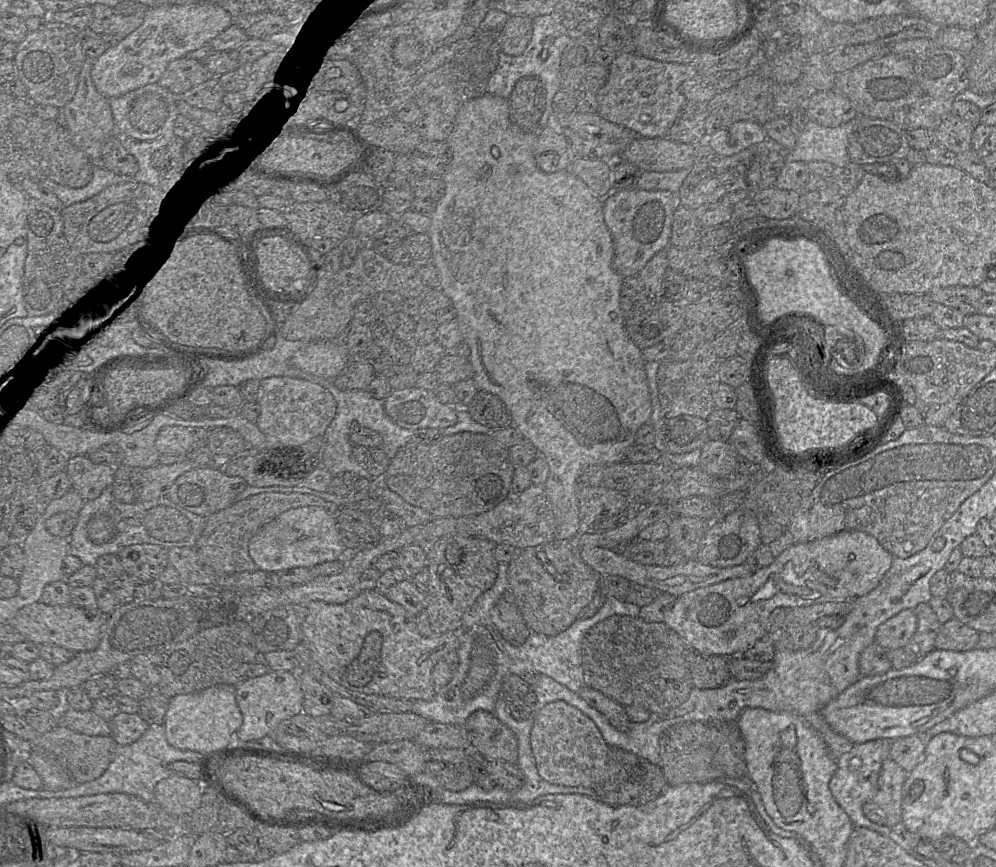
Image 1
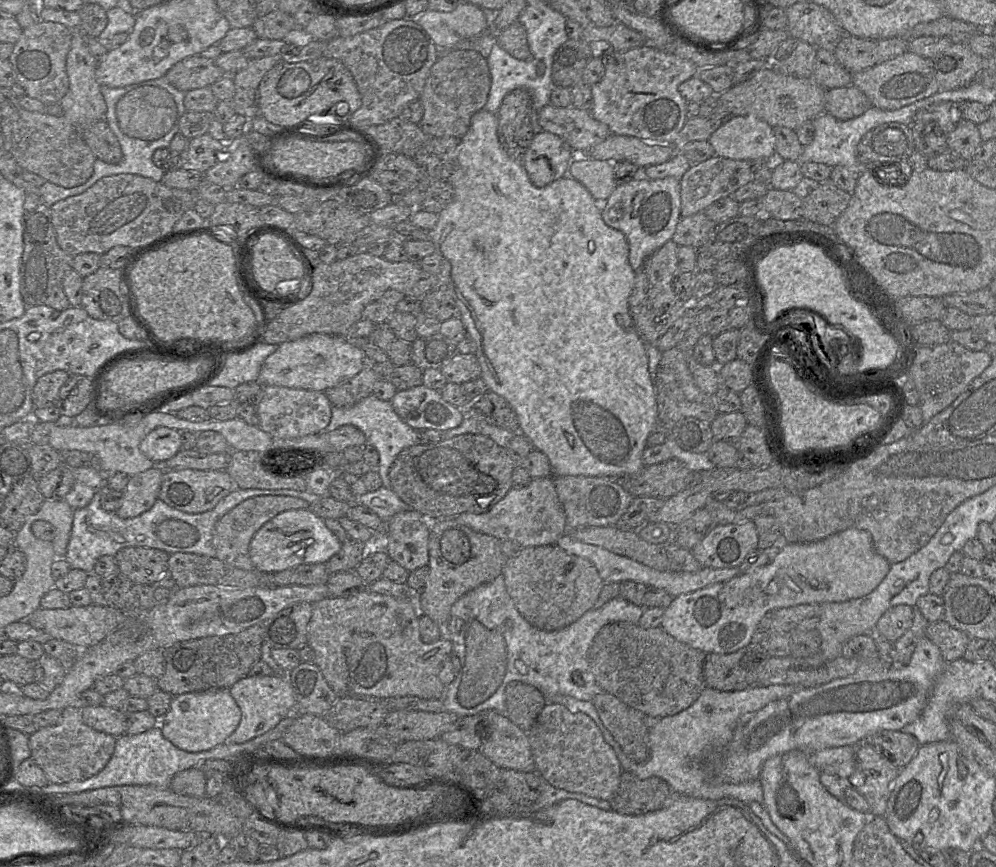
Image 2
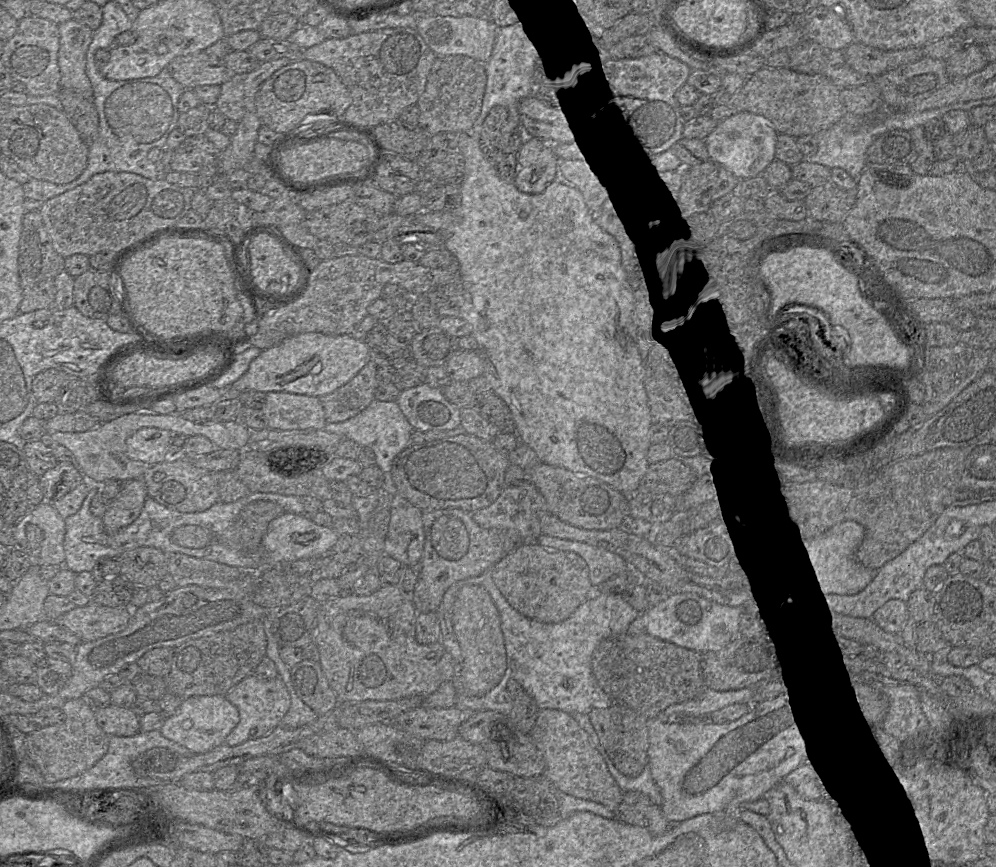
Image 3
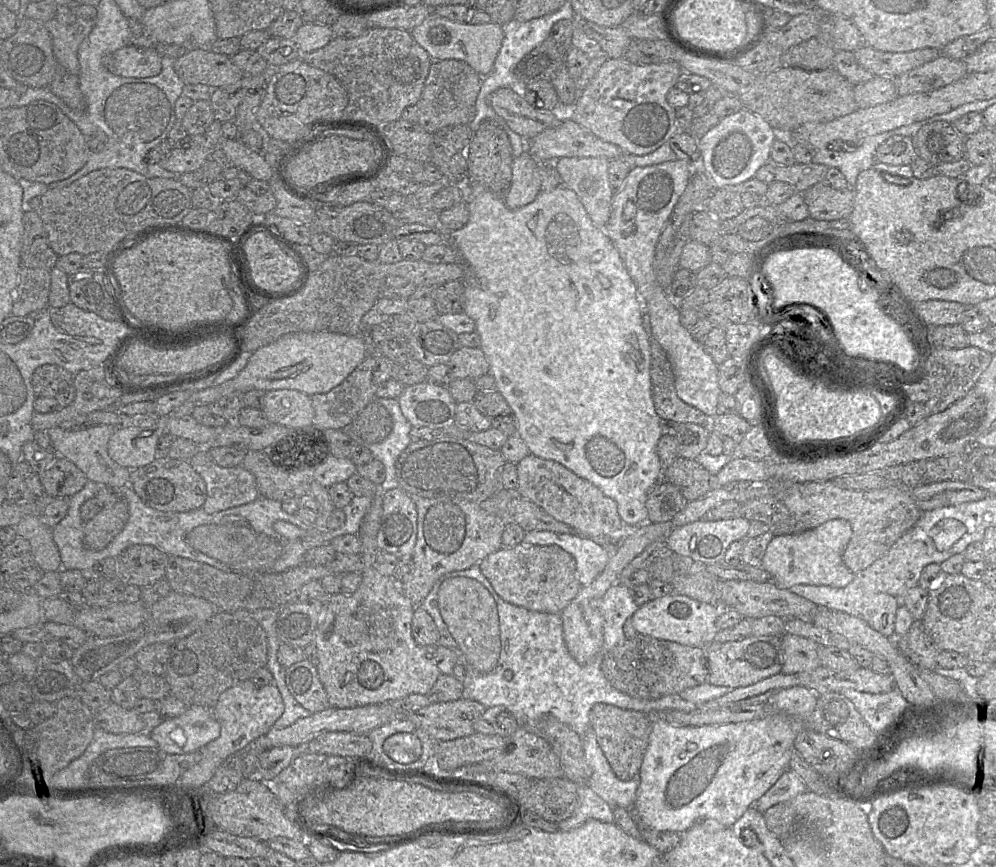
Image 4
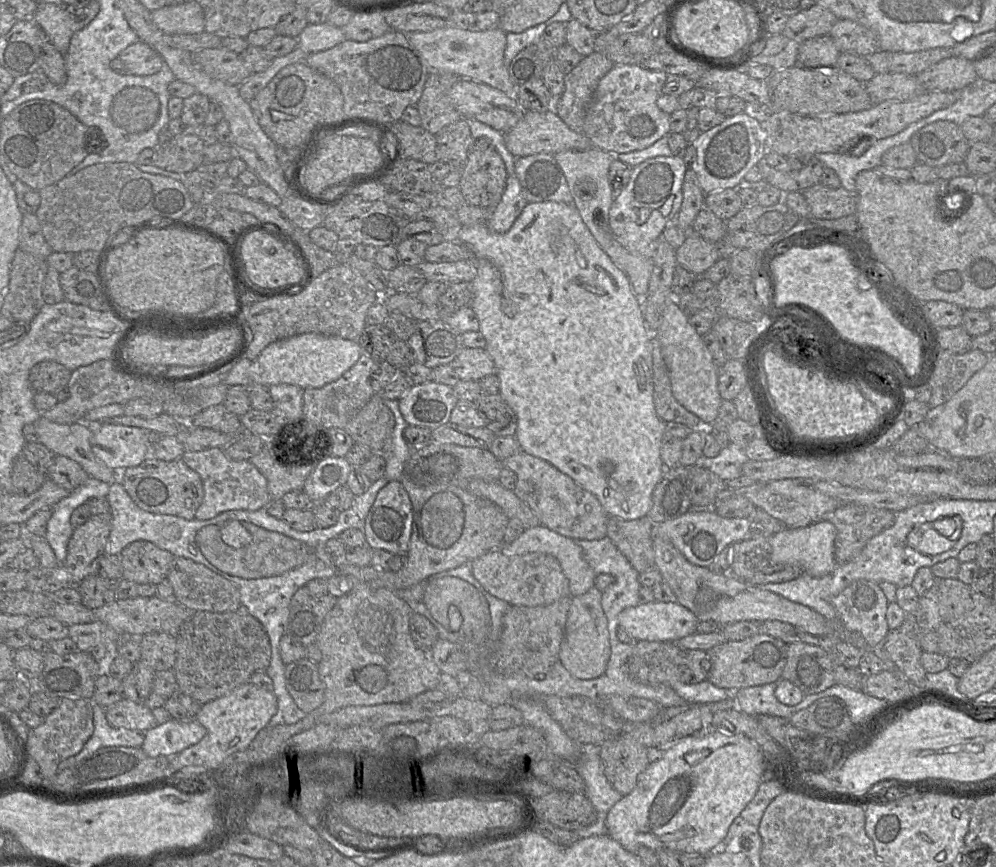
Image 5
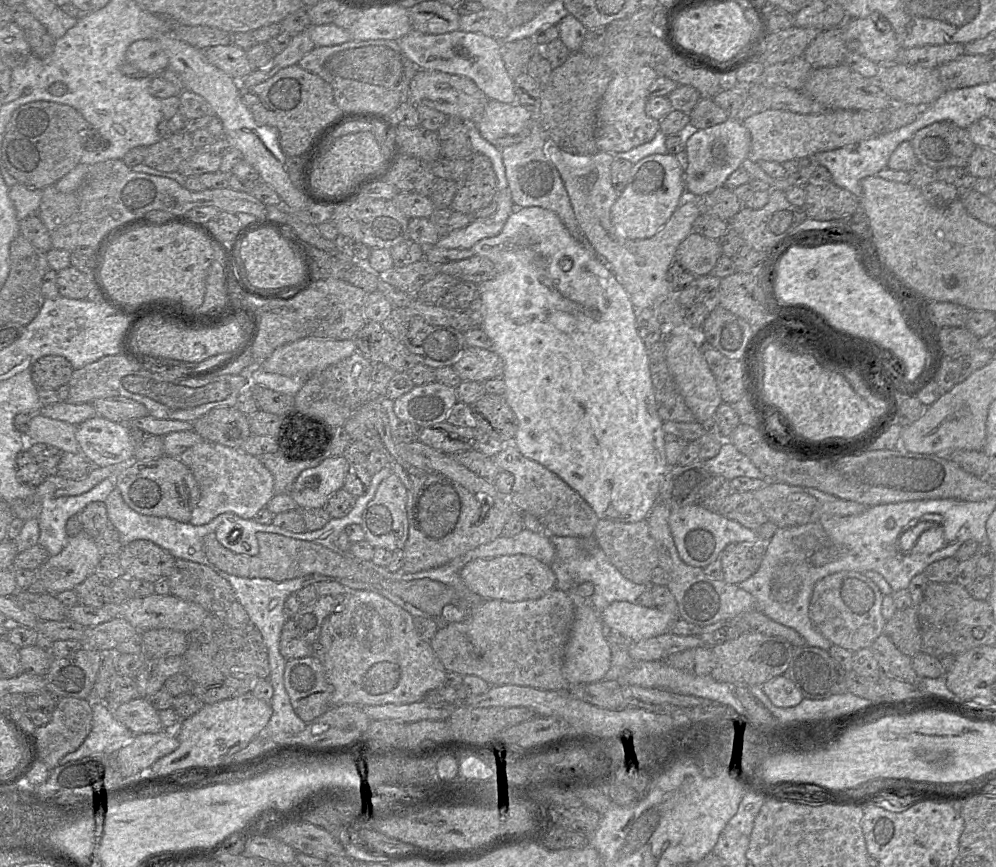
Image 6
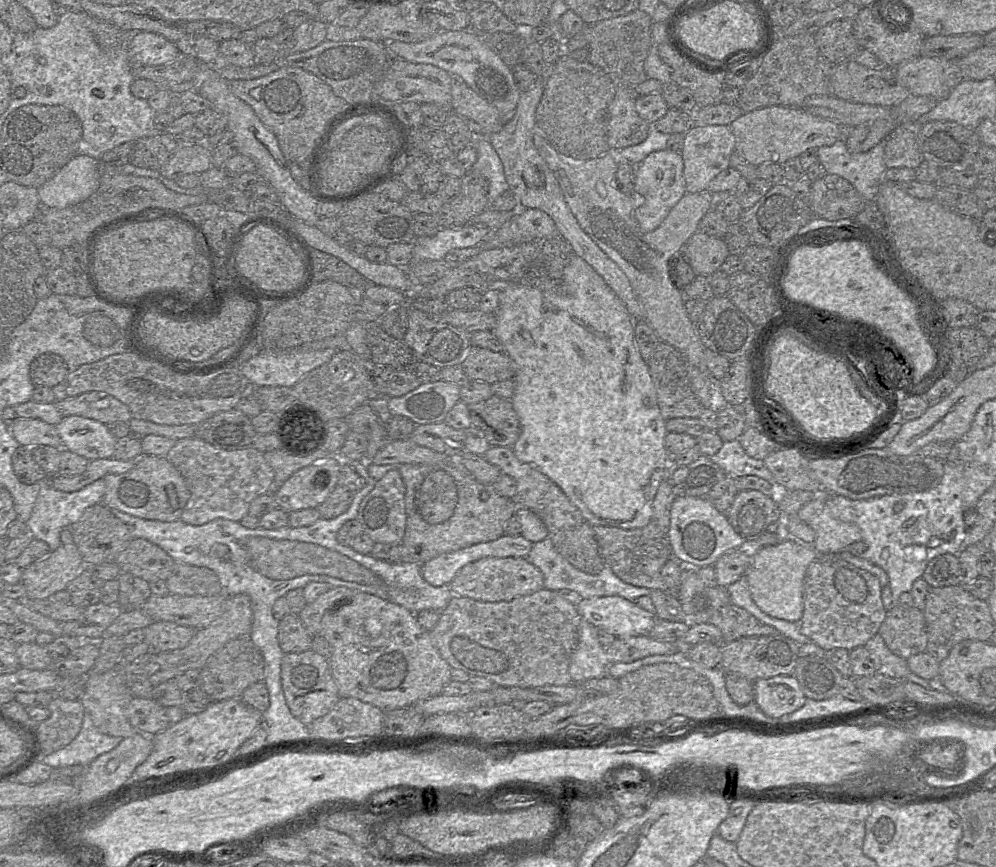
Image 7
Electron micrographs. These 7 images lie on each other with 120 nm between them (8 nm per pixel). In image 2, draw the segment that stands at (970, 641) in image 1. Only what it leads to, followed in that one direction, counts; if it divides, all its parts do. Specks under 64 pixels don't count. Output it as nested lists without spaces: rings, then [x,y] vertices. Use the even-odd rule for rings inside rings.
[[[943,619],[929,623],[925,637],[940,649],[946,663],[963,658],[971,640]]]

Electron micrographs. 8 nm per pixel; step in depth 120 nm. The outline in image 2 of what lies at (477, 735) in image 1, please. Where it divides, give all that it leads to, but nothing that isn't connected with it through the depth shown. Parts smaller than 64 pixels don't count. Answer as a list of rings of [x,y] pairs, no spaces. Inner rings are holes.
[[[483,711],[481,714],[484,723],[477,724],[477,733],[484,738],[484,743],[478,751],[501,769],[535,771],[528,733],[514,724],[506,714],[496,711]]]

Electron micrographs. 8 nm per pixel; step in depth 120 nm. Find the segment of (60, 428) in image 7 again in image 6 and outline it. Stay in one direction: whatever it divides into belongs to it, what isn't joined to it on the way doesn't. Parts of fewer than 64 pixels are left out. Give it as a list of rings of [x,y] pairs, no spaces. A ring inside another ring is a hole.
[[[96,415],[76,425],[80,452],[95,467],[121,467],[134,458],[128,425]]]

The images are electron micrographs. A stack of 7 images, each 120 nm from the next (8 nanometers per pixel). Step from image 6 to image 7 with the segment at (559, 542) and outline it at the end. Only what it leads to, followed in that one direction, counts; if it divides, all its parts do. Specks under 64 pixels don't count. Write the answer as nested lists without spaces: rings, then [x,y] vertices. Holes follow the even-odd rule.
[[[549,537],[533,543],[525,559],[542,572],[544,578],[543,588],[547,590],[558,591],[560,589],[569,589],[577,592],[584,599],[591,597],[621,596],[632,602],[639,597],[650,596],[652,592],[649,588],[633,586],[623,582],[606,564],[597,575],[591,575],[580,571],[557,552]]]

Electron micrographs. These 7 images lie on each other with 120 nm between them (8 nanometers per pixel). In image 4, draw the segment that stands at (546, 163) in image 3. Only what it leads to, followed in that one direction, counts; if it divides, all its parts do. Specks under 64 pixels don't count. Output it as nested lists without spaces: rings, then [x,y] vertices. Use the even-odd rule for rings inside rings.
[[[524,152],[513,159],[512,181],[504,202],[511,210],[532,203],[541,191],[539,162]]]

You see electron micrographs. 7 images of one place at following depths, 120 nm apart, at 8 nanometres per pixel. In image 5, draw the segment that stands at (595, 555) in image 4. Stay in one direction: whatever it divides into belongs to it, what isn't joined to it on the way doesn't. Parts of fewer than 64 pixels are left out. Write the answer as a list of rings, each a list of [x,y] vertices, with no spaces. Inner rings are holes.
[[[542,524],[525,529],[513,542],[503,543],[500,550],[507,555],[540,552],[554,556],[560,563],[562,571],[568,580],[569,595],[572,597],[582,595],[594,586],[597,575],[585,560],[582,548],[573,539],[554,532]]]

